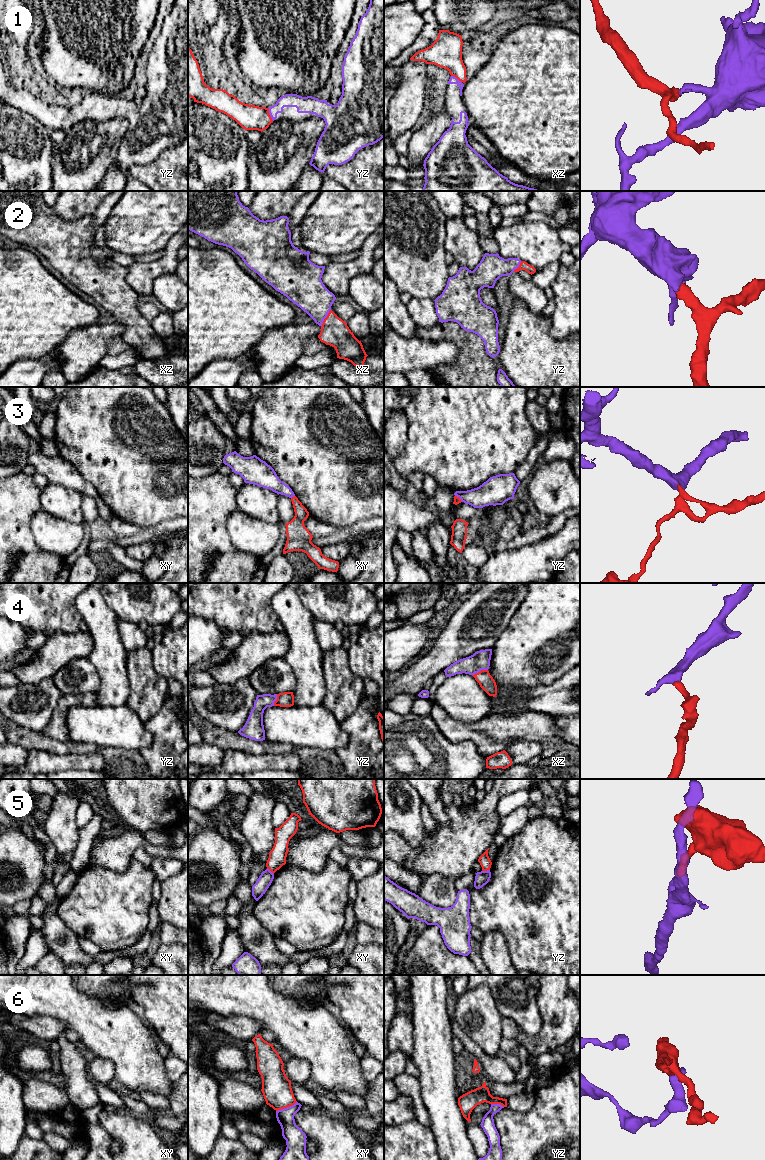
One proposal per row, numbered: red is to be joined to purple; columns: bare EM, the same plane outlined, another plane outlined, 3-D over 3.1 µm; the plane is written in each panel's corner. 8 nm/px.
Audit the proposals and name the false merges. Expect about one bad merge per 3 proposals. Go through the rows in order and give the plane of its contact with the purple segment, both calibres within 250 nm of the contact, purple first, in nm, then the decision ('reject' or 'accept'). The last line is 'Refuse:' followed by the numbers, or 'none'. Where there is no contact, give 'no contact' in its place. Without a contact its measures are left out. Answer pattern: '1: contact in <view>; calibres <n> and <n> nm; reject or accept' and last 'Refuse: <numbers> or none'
1: contact in yz; calibres 110 and 200 nm; accept
2: contact in xz; calibres 280 and 220 nm; accept
3: contact in xy; calibres 160 and 140 nm; reject
4: contact in xz; calibres 160 and 120 nm; accept
5: contact in yz; calibres 110 and 90 nm; reject
6: contact in xy; calibres 160 and 240 nm; reject
Refuse: 3, 5, 6

